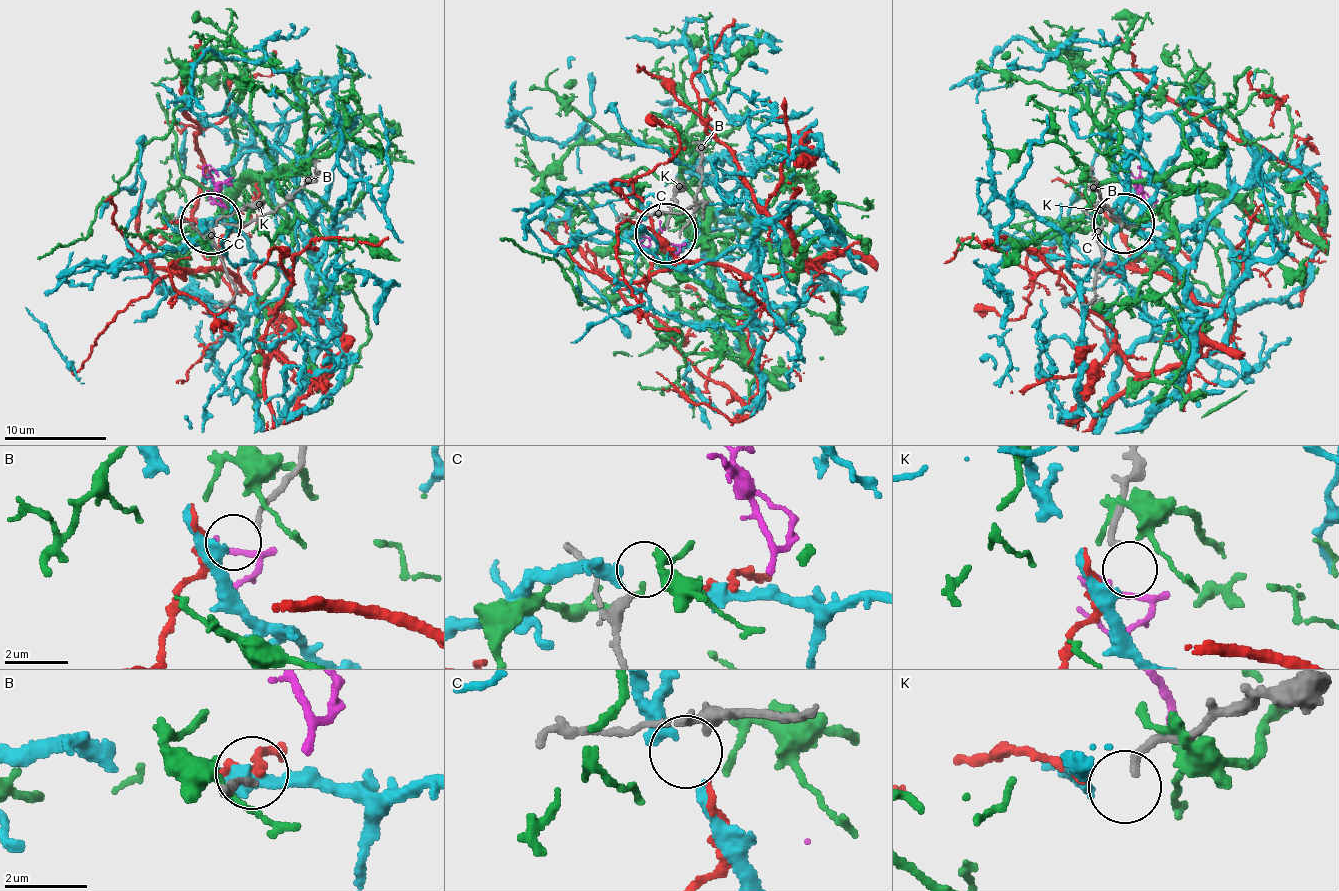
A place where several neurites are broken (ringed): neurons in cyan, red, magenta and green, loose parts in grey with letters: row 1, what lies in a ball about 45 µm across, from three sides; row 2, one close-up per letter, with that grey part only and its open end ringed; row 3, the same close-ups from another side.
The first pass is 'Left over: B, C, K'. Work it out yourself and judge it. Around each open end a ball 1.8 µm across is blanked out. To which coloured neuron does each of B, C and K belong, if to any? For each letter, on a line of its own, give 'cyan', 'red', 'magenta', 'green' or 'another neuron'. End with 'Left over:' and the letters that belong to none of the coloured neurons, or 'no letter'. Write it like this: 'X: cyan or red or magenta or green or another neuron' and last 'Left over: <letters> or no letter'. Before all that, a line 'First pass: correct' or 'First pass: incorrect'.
First pass: incorrect
B: red
C: another neuron
K: another neuron
Left over: C, K

